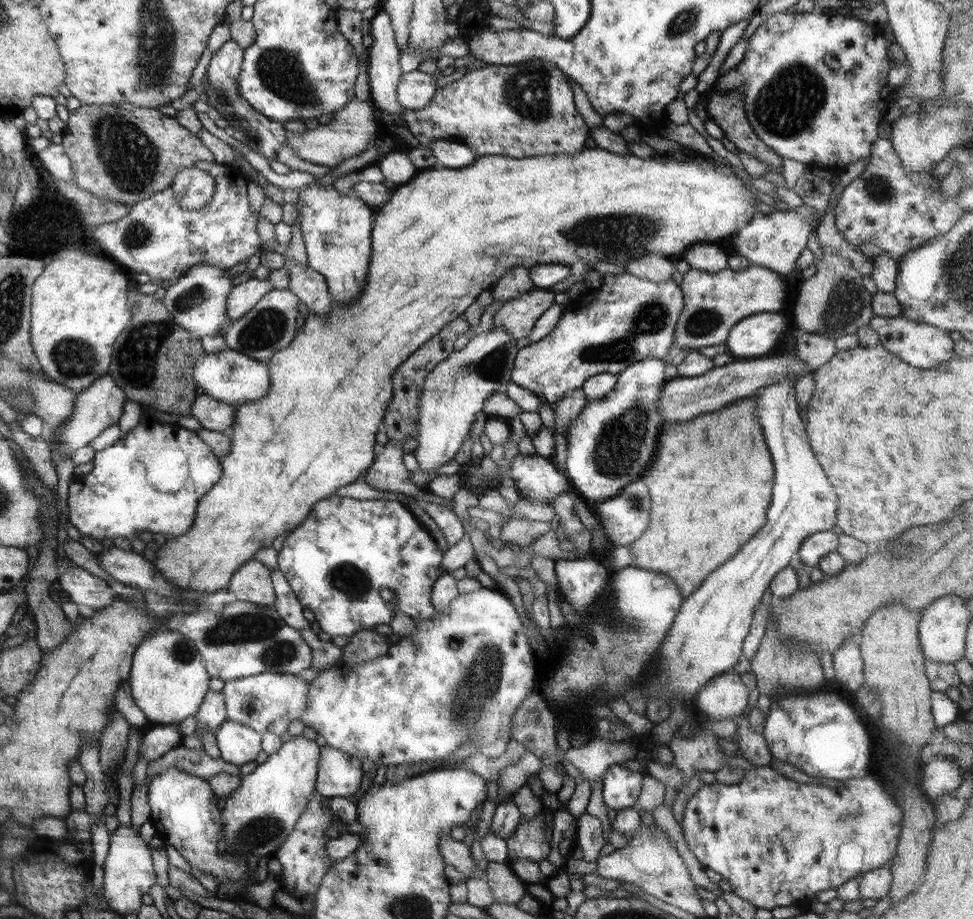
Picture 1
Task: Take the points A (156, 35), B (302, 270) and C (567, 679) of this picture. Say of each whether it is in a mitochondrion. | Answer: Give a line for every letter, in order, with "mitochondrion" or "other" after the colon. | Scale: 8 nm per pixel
A: mitochondrion
B: other
C: other

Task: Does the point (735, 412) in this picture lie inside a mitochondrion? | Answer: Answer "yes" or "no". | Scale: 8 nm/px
no

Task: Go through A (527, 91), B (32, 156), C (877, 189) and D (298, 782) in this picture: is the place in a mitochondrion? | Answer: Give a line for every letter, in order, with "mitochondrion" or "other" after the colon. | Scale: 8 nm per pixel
A: mitochondrion
B: other
C: mitochondrion
D: other

